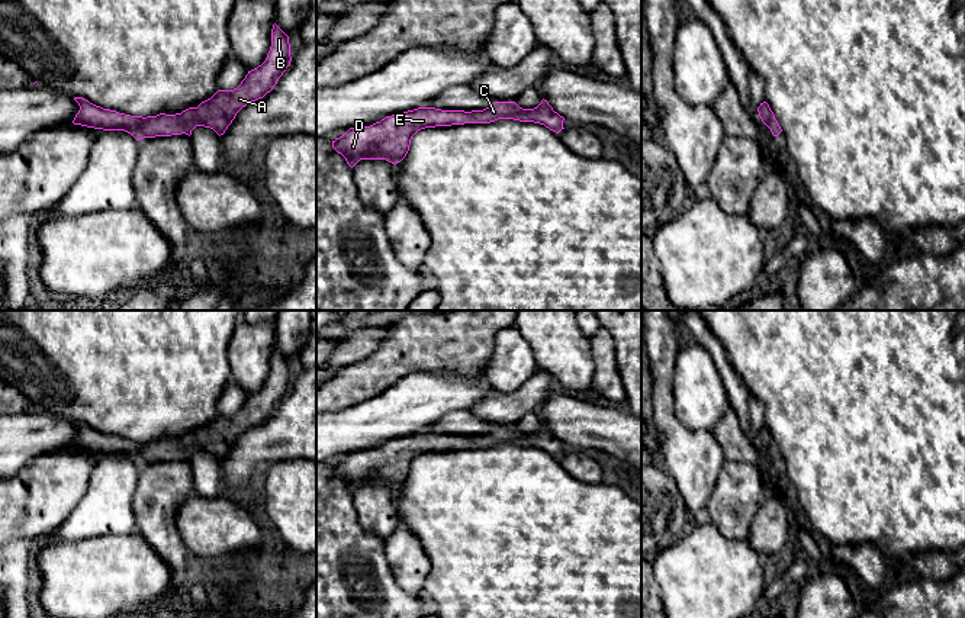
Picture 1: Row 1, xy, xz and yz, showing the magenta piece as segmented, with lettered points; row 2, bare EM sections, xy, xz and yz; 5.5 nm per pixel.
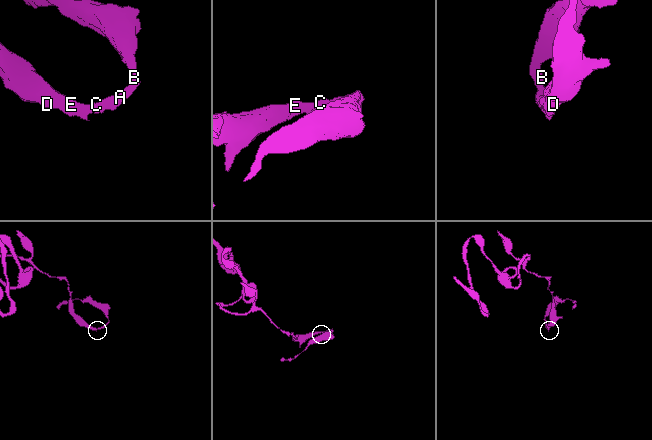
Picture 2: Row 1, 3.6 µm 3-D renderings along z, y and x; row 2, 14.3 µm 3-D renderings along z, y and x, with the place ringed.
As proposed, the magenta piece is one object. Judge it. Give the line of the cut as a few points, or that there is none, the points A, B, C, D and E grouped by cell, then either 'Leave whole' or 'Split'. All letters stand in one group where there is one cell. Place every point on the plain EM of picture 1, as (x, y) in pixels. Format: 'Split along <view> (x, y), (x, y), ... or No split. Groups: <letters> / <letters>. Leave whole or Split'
No split. Groups: A B C D E. Leave whole

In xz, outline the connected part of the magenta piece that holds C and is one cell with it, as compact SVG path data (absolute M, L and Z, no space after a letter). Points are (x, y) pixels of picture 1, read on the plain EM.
M544 424L534 434L522 434L515 427L495 427L490 432L472 437L418 432L386 441L370 451L350 453L342 461L332 466L332 473L345 483L351 493L360 485L386 485L396 490L406 482L412 461L421 454L490 448L498 444L534 447L556 458L564 454L564 442L554 437Z

